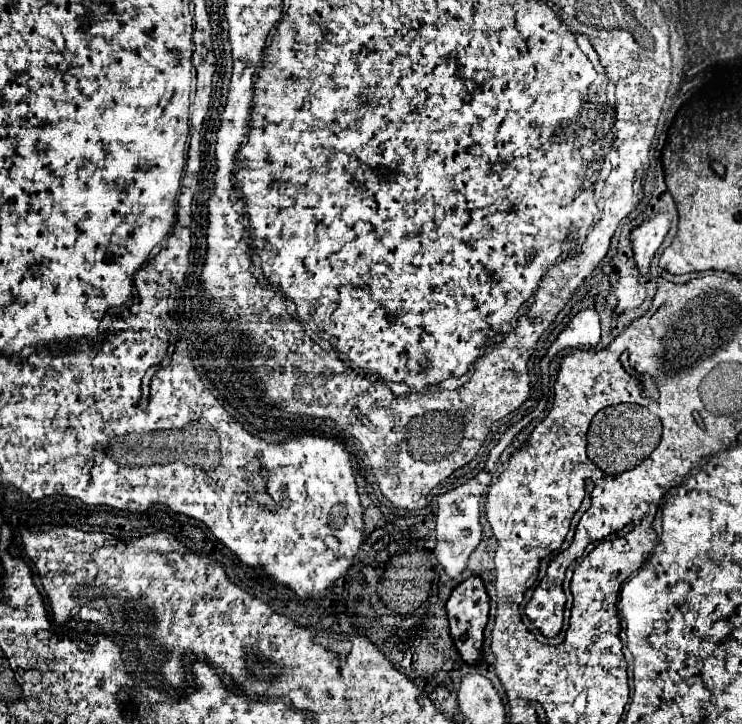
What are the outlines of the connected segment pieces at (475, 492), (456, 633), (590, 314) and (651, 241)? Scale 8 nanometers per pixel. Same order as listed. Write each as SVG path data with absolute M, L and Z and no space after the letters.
M510 426L508 430L501 436L498 443L491 449L488 459L483 468L483 473L479 473L473 481L467 481L465 485L459 485L457 489L441 495L437 499L437 545L435 545L435 555L437 561L441 563L443 571L447 573L449 579L459 577L465 569L467 569L467 559L471 557L471 553L475 551L475 547L481 543L481 503L485 497L485 491L491 484L493 470L499 461L504 449L510 445L517 433L521 431L521 427Z
M471 577L453 589L447 601L447 617L451 623L451 637L461 655L461 661L467 665L479 665L483 661L483 631L489 619L489 595L479 577Z
M591 307L577 313L571 319L571 323L565 327L563 333L559 333L559 337L555 339L547 355L541 359L540 365L549 365L553 357L563 349L595 347L597 343L599 343L599 317L597 317L597 311Z
M665 213L655 215L653 219L645 221L641 227L631 231L635 261L637 261L637 267L639 267L641 275L649 273L651 259L653 259L655 251L661 247L667 231L669 231L669 219L667 219Z

